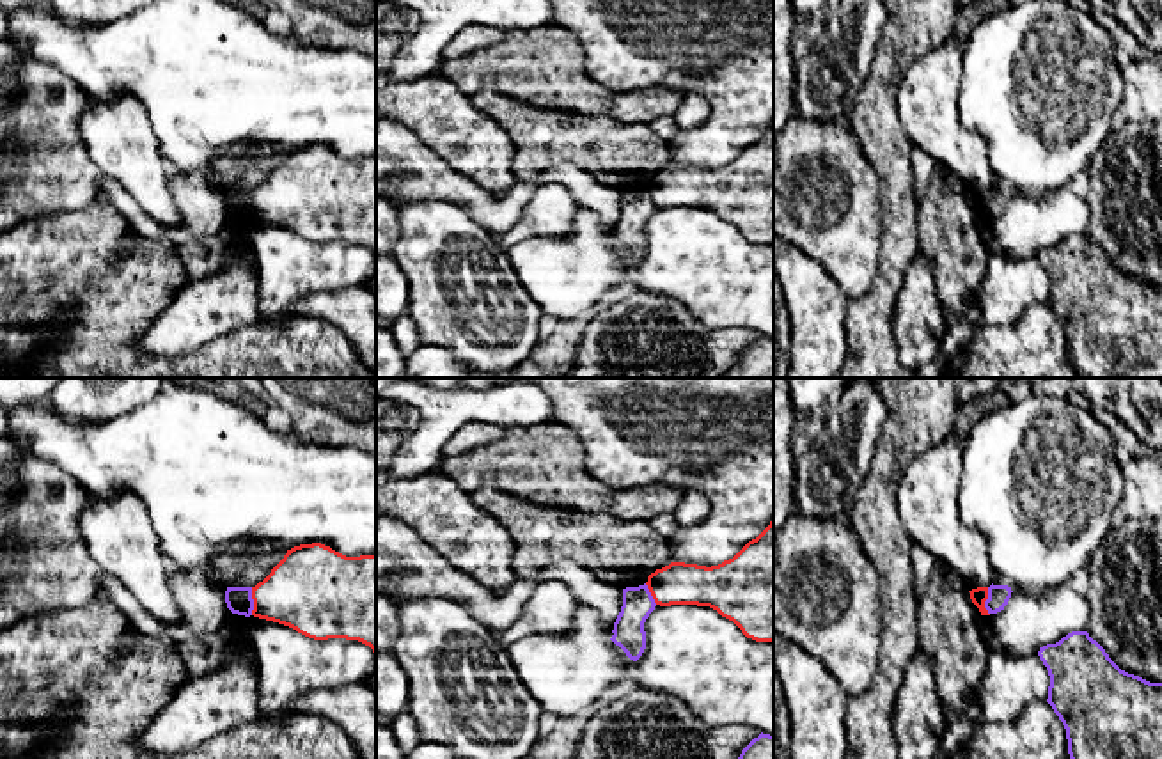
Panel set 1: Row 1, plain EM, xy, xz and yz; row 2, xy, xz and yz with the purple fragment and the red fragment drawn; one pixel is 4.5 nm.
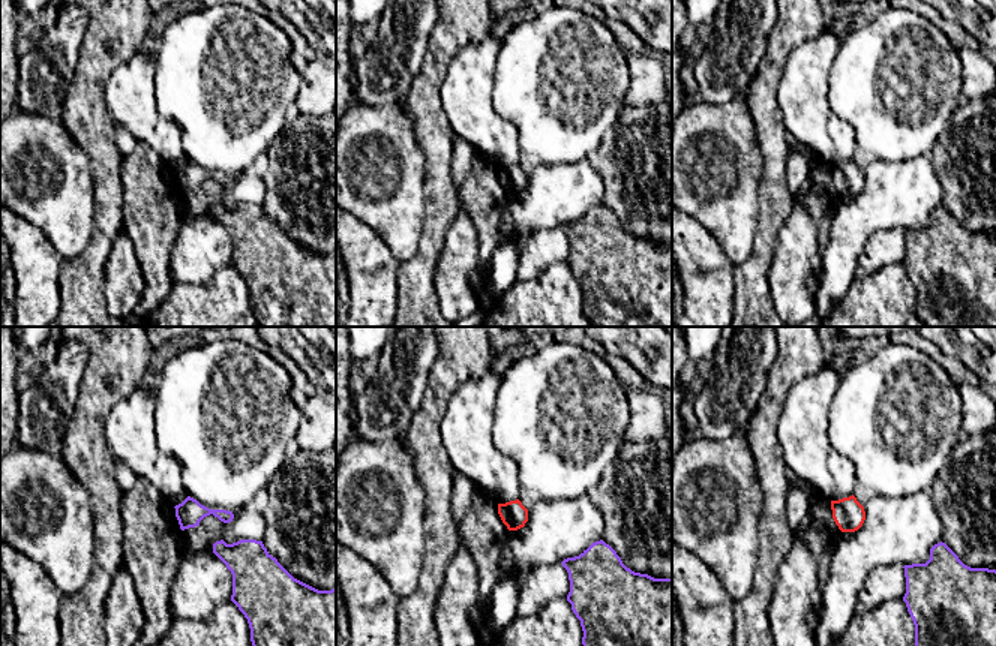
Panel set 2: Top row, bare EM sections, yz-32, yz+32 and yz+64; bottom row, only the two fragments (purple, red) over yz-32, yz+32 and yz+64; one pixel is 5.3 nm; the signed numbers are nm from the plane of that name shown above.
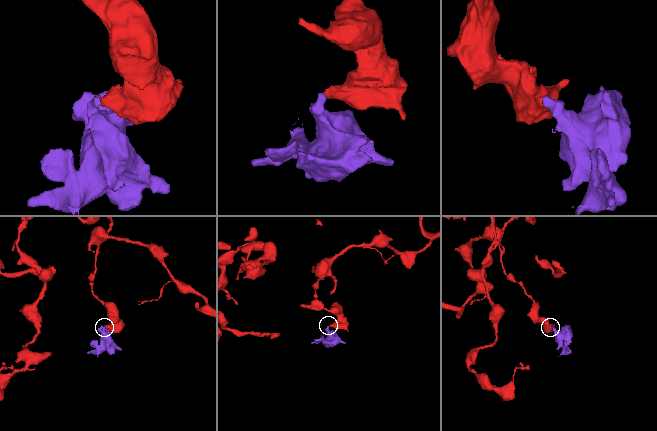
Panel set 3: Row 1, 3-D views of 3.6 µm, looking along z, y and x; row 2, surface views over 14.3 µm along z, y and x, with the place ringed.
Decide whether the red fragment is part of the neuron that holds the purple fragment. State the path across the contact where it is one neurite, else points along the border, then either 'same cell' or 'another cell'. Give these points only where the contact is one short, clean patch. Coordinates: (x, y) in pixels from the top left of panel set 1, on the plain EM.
border xy (251, 190), (252, 217); another cell

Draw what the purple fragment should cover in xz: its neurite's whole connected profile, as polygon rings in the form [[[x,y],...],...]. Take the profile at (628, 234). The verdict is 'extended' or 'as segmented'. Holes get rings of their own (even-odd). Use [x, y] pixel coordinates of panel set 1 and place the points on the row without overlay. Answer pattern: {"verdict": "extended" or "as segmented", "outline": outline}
{"verdict": "as segmented", "outline": [[[646,186],[623,192],[623,209],[614,225],[610,243],[633,264],[637,264],[646,252],[644,225],[655,209],[656,206]]]}

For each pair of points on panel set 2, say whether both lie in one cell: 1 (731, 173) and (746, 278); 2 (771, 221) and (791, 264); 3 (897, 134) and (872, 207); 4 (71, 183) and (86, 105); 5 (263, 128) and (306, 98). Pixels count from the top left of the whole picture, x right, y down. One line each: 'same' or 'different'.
1: different
2: different
3: different
4: different
5: different

